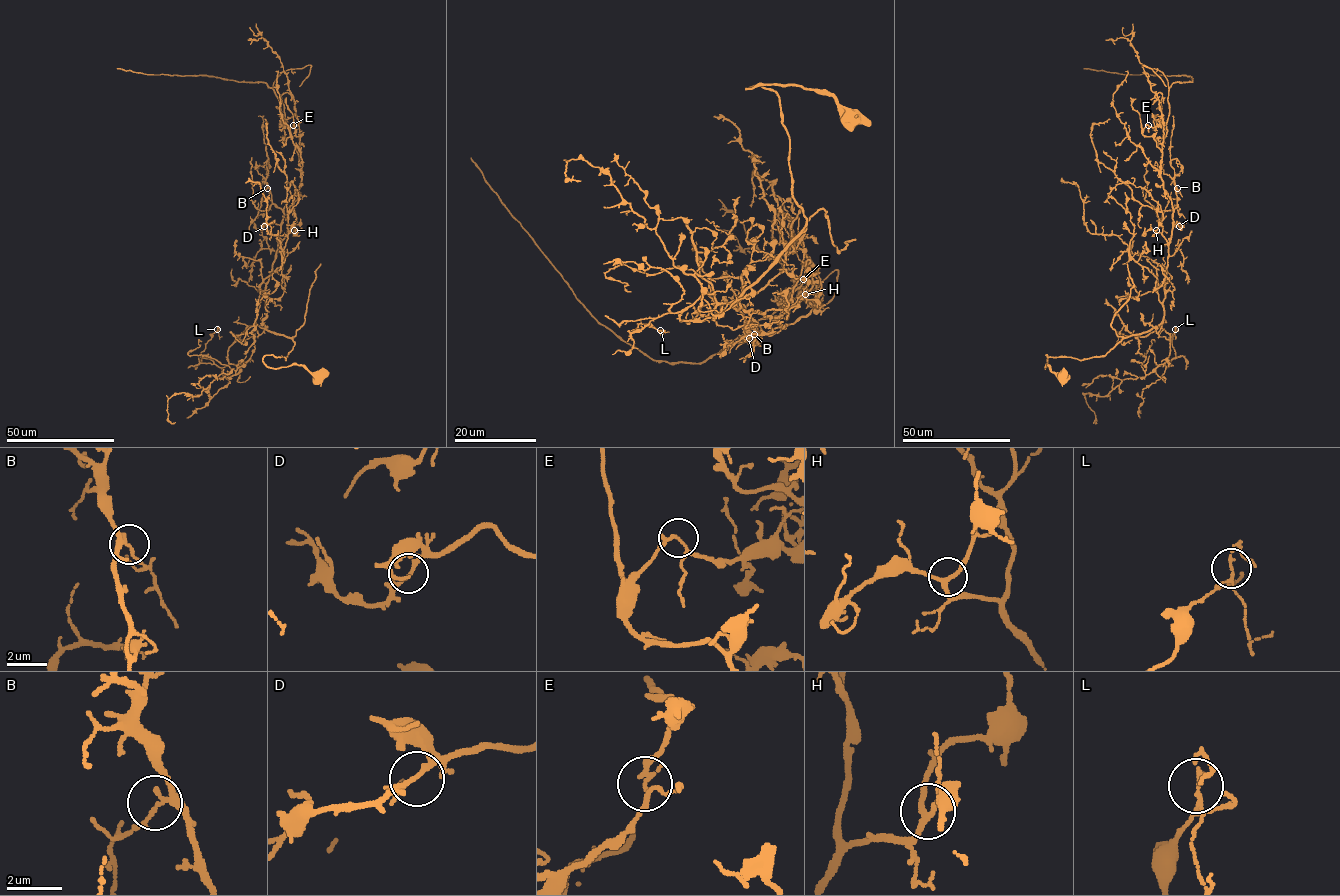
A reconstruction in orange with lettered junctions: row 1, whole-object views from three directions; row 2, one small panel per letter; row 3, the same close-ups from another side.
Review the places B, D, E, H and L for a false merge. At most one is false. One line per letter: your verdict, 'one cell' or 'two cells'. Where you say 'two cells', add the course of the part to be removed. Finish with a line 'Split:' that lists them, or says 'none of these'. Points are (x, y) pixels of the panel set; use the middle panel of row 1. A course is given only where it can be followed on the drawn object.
B: one cell
D: one cell
E: two cells | (803, 279), (789, 297), (786, 319), (760, 318), (701, 362), (651, 359), (603, 325), (575, 296), (471, 158)
H: one cell
L: one cell
Split: E

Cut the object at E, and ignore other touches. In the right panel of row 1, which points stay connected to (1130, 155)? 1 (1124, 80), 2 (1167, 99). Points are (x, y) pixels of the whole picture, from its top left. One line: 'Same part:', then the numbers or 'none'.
Same part: 1

